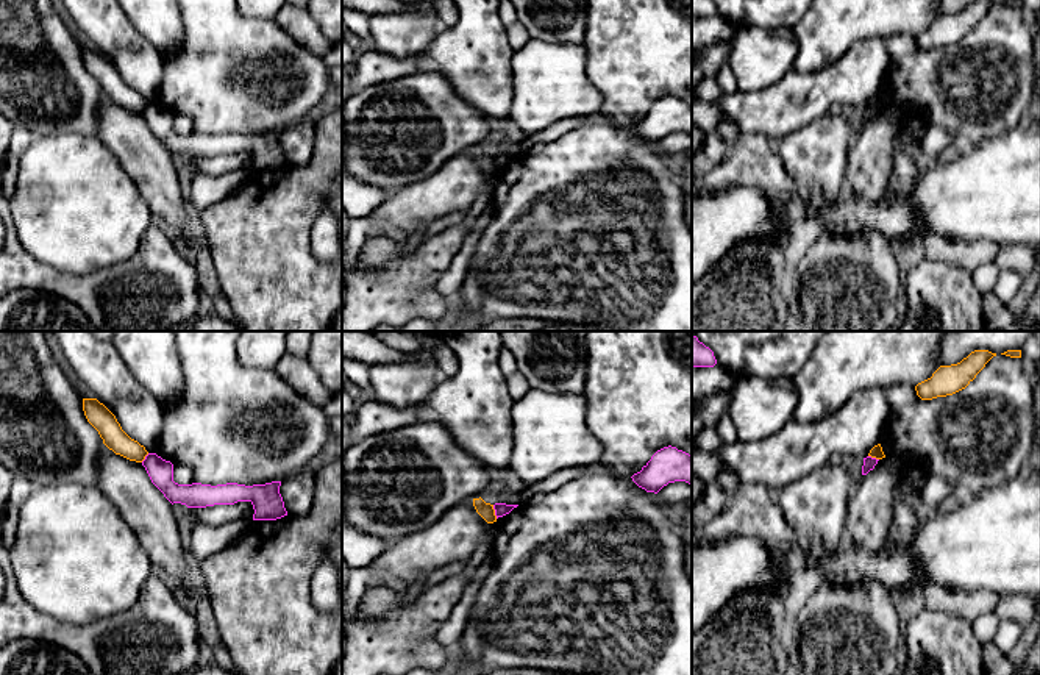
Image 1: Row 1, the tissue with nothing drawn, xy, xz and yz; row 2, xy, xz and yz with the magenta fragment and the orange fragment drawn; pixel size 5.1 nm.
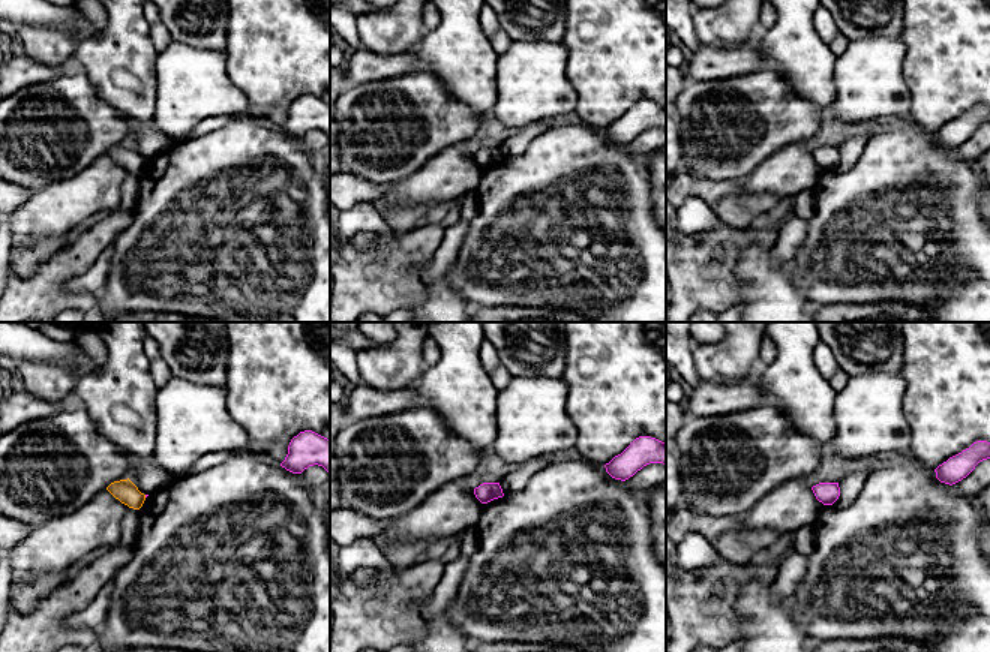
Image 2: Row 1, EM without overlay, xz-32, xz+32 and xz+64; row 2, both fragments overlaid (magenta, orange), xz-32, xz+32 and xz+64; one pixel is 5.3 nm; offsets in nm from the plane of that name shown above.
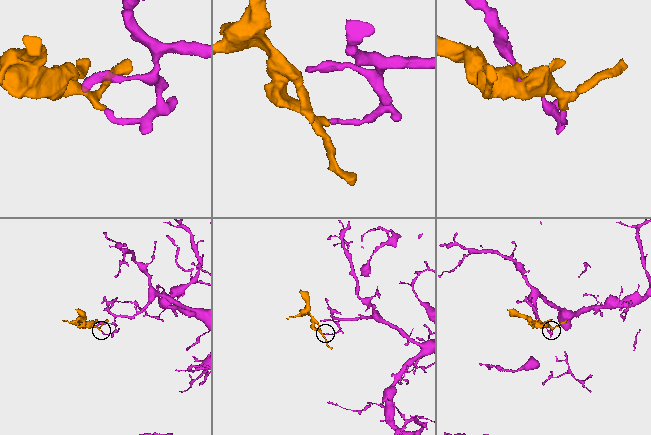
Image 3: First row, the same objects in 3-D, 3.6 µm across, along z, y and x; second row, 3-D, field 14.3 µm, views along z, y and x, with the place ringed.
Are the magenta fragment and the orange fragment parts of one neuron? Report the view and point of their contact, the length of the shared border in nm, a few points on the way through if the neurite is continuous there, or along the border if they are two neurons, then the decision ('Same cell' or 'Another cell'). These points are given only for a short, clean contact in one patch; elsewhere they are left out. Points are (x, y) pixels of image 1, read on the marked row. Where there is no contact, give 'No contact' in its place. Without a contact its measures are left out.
Touches magenta at xz (495, 511). Shared border 80 nm. Boundary: xz (492, 505), (497, 517). Another cell

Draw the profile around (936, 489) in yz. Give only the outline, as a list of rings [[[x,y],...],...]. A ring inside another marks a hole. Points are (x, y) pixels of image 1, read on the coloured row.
[[[929,477],[920,489],[921,498],[931,511],[934,511],[953,492],[956,492],[954,488],[940,477]]]

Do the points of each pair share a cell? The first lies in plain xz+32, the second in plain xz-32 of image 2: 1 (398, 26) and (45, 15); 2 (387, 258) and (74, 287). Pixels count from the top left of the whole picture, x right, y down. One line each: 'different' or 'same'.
1: different
2: different

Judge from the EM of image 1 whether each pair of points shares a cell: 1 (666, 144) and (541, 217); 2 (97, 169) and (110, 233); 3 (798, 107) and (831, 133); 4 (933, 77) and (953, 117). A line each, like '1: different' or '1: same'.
1: different
2: same
3: different
4: same

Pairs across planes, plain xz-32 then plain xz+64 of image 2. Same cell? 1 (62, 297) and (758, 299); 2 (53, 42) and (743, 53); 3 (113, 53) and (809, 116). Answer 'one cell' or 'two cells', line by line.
1: two cells
2: two cells
3: two cells

